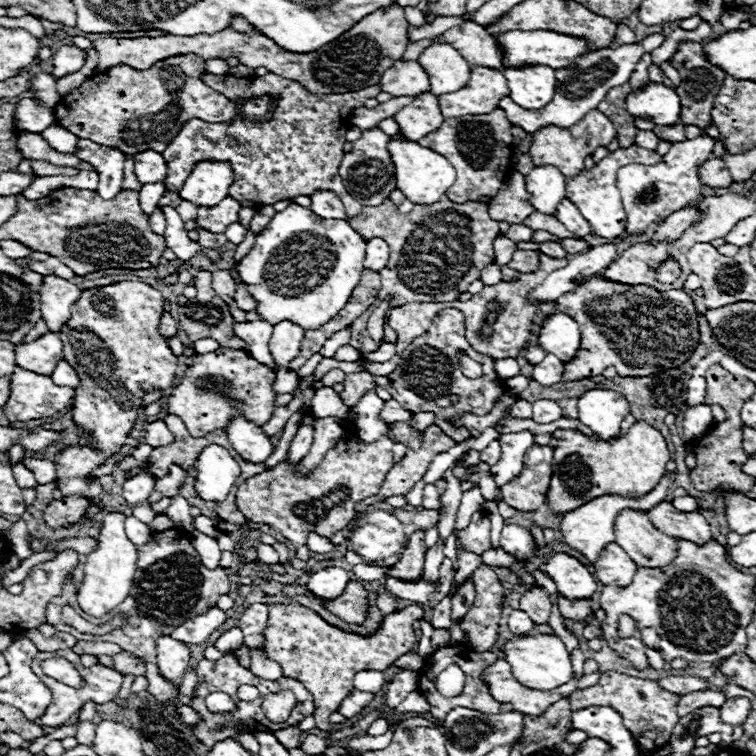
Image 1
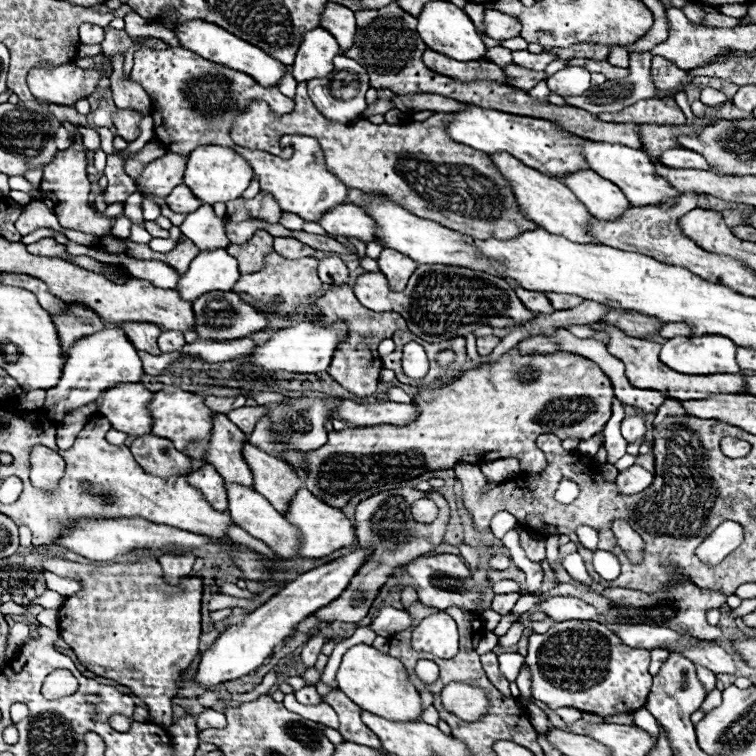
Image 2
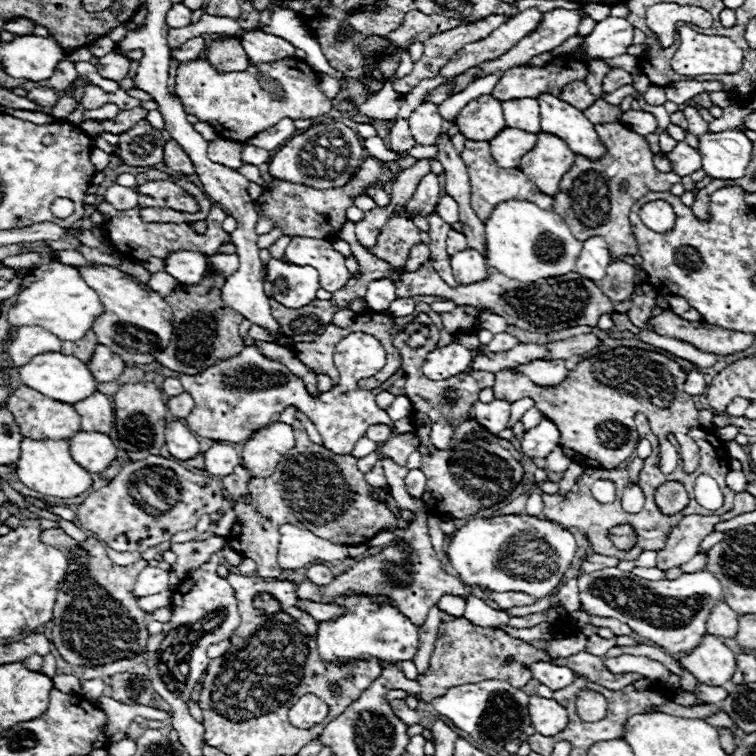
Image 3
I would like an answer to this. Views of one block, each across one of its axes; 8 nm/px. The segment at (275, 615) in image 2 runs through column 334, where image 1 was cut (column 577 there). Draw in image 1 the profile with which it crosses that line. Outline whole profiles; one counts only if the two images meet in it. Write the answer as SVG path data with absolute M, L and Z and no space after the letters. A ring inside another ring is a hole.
M564 552L550 556L544 564L544 572L556 582L560 596L568 600L590 598L596 590L596 578L588 572L588 568Z

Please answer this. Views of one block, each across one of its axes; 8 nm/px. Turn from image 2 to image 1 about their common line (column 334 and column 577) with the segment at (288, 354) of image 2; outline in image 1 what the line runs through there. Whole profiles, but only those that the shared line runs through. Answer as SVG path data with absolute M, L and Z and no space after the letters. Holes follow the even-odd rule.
M550 314L540 328L538 344L542 350L556 354L562 362L568 362L580 346L578 322L566 314Z

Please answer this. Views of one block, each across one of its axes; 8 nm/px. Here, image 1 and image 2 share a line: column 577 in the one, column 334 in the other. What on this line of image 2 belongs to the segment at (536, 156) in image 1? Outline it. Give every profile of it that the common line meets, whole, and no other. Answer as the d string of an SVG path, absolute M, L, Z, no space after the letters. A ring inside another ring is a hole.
M298 82L296 86L296 96L294 96L294 110L290 114L284 116L274 116L272 110L264 104L264 102L252 102L250 108L234 122L230 134L232 140L238 146L246 146L246 148L254 148L254 150L266 150L270 154L280 154L280 146L278 146L278 138L282 134L306 134L306 136L314 136L324 152L324 162L326 168L336 174L338 180L342 180L348 188L358 188L364 192L380 192L392 200L396 200L398 204L402 204L408 212L420 216L420 218L428 218L434 220L450 230L458 230L464 234L470 234L474 238L512 238L518 236L524 230L534 230L538 228L534 222L526 220L520 216L518 212L518 204L514 200L514 194L510 190L510 186L506 184L504 176L492 168L492 162L488 160L488 156L484 152L476 152L474 148L468 148L464 144L454 142L452 138L446 136L444 124L448 122L448 114L444 112L436 112L434 116L430 116L424 122L416 122L412 118L404 120L404 124L372 124L368 120L358 120L352 124L336 124L330 122L328 118L324 118L314 104L310 102L306 88L306 82Z

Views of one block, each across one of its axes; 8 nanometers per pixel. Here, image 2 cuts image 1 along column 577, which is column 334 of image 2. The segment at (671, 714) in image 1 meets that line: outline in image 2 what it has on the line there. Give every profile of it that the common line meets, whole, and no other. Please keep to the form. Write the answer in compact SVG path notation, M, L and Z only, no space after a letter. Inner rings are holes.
M332 690L322 700L326 704L330 704L336 710L336 714L340 716L338 732L344 736L344 740L352 740L360 745L382 749L378 736L366 728L366 724L360 718L360 708L356 704L352 704L352 700L348 700L348 696L344 696L340 690Z

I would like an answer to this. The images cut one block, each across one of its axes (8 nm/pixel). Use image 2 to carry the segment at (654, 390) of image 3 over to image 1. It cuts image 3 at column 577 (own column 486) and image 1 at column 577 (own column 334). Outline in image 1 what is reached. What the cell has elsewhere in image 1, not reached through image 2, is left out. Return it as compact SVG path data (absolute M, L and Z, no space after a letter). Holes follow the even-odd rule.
M636 420L624 438L612 442L594 442L576 430L556 430L552 436L558 440L558 446L554 448L548 502L556 514L578 508L604 494L640 498L660 482L670 460L664 436L646 420Z

